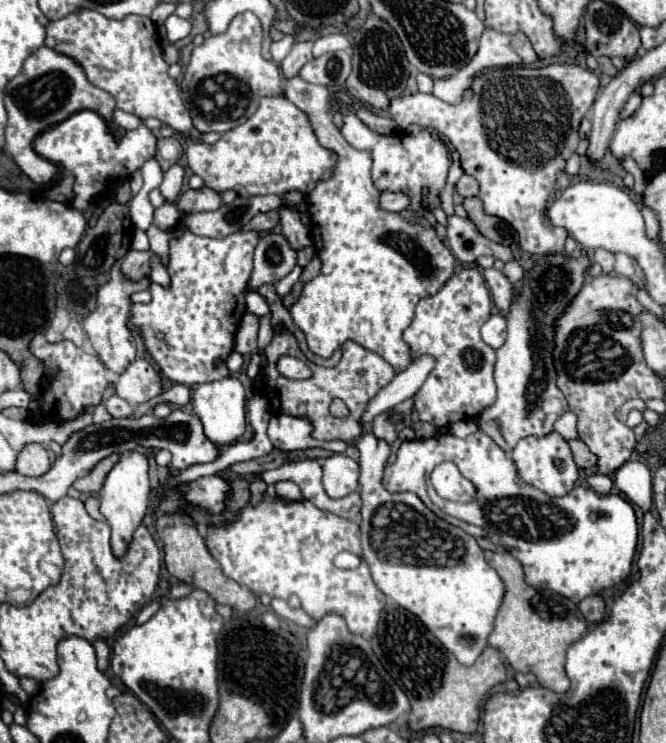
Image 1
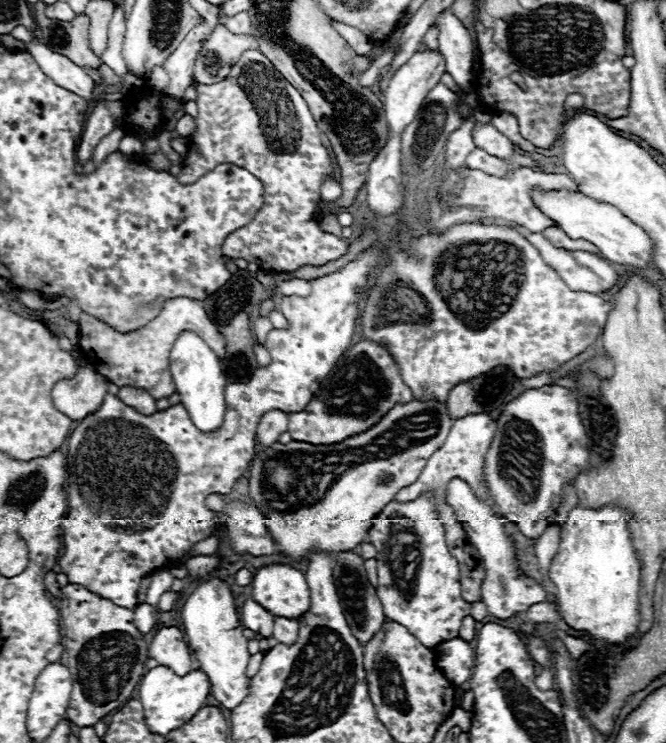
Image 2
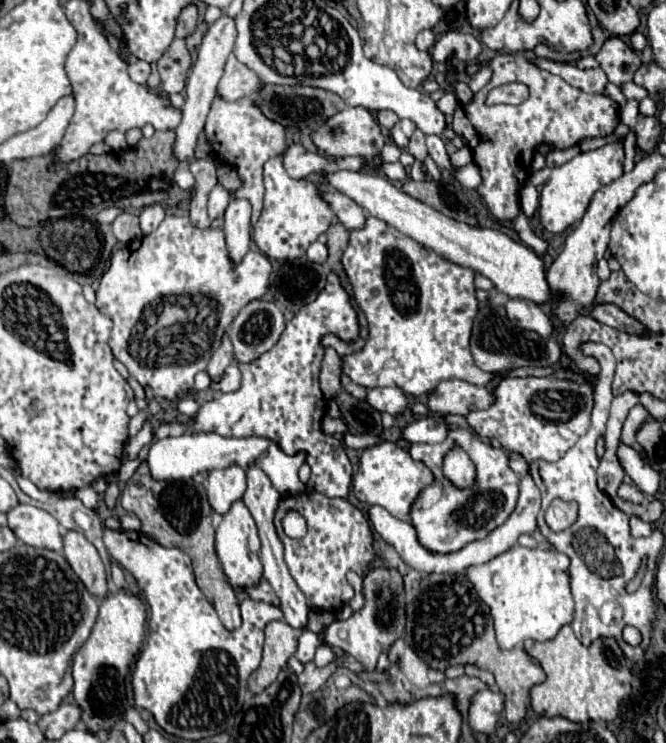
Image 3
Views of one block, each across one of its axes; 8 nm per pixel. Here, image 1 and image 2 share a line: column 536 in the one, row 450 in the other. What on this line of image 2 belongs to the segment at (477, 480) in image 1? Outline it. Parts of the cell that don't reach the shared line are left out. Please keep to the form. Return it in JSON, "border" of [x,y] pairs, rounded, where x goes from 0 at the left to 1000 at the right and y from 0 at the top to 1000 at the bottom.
{"border":[[[844,520],[823,522],[799,522],[784,528],[778,536],[763,541],[748,560],[748,579],[742,584],[739,600],[730,611],[727,641],[748,689],[772,703],[778,713],[790,724],[811,724],[823,708],[835,700],[835,686],[844,676],[844,659],[853,649],[859,649],[874,633],[886,633],[886,608],[883,608],[883,587],[868,555],[868,538],[859,525]]]}

